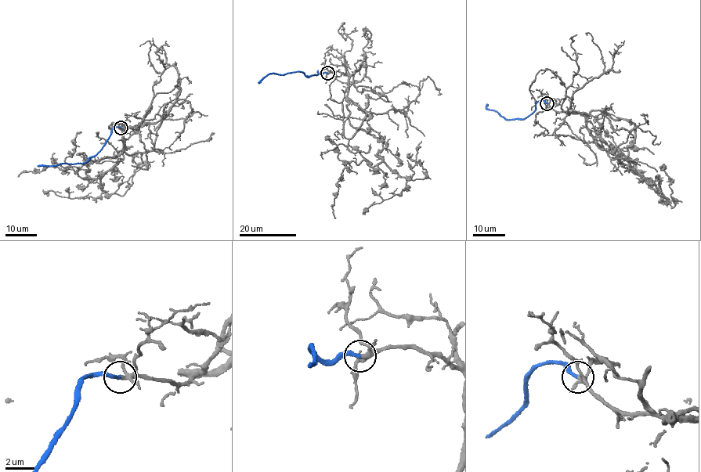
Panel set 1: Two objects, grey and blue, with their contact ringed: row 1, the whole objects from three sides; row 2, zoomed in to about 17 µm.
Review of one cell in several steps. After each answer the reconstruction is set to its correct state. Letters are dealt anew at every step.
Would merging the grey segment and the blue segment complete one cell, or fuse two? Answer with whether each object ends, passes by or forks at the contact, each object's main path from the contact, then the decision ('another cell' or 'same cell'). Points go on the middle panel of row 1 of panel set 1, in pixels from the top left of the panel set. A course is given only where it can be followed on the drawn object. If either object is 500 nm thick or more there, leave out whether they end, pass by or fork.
grey forks; blue ends; course grey (327, 73), (348, 76), (351, 125), (384, 137), (377, 164), (347, 163), (337, 182), (334, 218); course blue (327, 73), (319, 73), (318, 70), (317, 74), (305, 76), (301, 72), (266, 74), (258, 84); same cell

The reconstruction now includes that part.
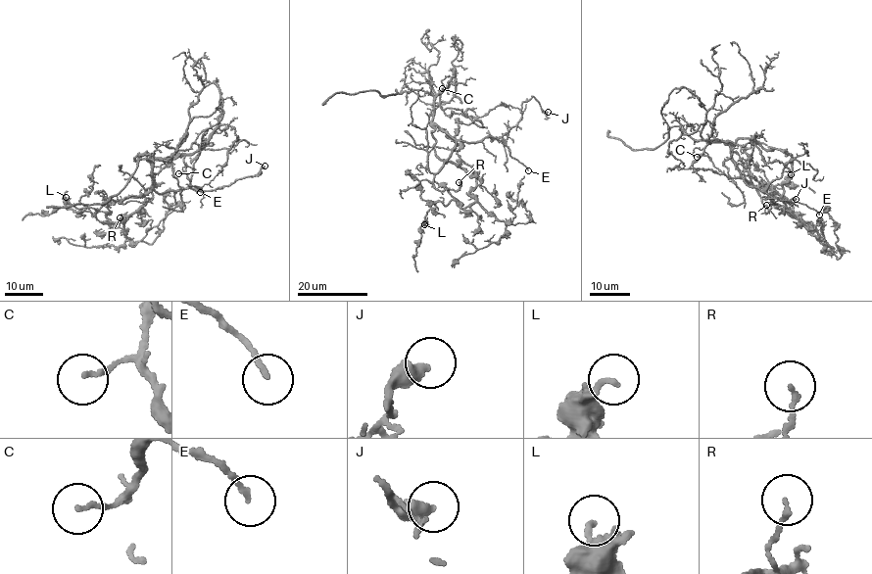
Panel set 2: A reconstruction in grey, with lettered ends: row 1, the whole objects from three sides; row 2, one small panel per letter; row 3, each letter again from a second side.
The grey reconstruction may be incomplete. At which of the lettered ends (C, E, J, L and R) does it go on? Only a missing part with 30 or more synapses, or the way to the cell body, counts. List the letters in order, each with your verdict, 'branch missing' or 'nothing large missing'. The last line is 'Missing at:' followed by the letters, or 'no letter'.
C: nothing large missing
E: nothing large missing
J: nothing large missing
L: nothing large missing
R: nothing large missing
Missing at: no letter

